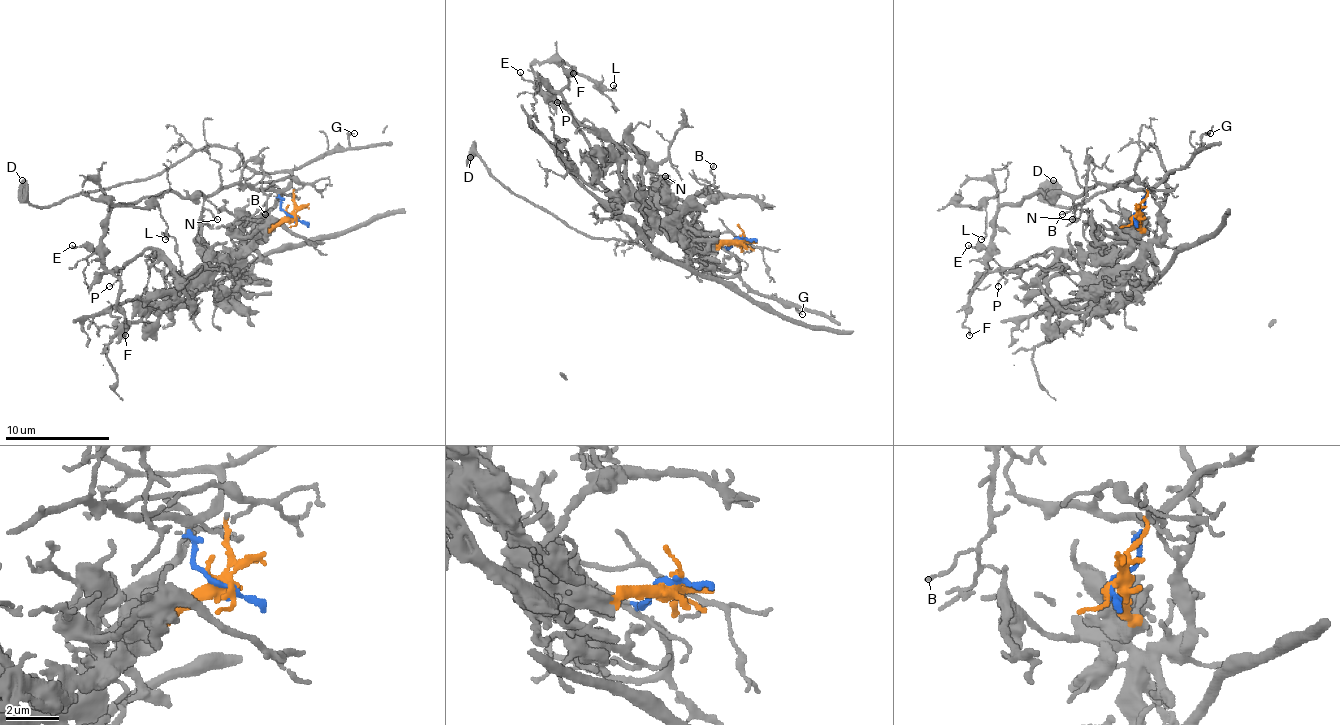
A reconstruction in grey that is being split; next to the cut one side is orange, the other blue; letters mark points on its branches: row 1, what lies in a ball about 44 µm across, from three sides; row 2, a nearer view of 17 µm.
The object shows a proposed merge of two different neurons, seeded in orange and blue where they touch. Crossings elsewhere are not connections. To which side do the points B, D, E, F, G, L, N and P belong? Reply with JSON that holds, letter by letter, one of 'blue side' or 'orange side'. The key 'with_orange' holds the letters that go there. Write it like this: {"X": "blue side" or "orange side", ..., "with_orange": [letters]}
{"B": "blue side", "D": "blue side", "E": "blue side", "F": "blue side", "G": "blue side", "L": "blue side", "N": "blue side", "P": "blue side", "with_orange": []}

